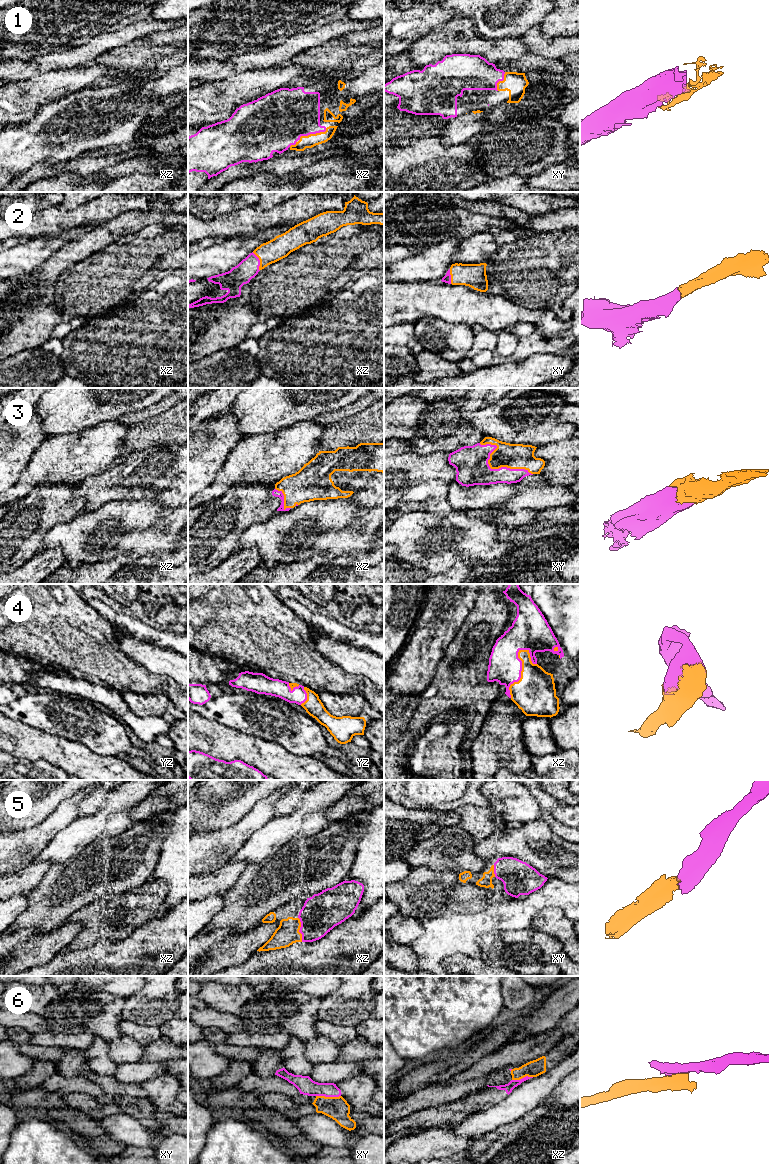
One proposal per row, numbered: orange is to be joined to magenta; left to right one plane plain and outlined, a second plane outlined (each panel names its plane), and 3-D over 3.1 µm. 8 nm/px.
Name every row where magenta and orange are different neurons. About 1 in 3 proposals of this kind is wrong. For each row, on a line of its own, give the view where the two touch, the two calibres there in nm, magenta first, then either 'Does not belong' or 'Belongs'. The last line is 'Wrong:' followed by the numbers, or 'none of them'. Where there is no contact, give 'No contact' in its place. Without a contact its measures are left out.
1: Touches magenta in xz. Thickness 400 nm (magenta) against 100 nm. Belongs
2: Touches magenta in xz. Thickness 170 nm (magenta) against 180 nm. Belongs
3: Touches magenta in xy. Thickness 280 nm (magenta) against 200 nm. Belongs
4: Touches magenta in xz. Thickness 260 nm (magenta) against 340 nm. Belongs
5: Touches magenta in xz. Thickness 300 nm (magenta) against 180 nm. Belongs
6: Touches magenta in xy. Thickness 140 nm (magenta) against 190 nm. Does not belong
Wrong: 6

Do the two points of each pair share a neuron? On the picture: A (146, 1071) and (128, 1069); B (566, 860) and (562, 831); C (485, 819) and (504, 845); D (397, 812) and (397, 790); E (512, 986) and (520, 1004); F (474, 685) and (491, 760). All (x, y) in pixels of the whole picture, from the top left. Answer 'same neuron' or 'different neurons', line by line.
A: same neuron
B: different neurons
C: different neurons
D: different neurons
E: same neuron
F: different neurons

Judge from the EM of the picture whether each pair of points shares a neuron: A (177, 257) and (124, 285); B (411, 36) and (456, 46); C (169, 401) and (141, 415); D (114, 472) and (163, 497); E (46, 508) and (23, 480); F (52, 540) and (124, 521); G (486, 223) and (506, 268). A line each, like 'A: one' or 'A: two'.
A: one
B: two
C: one
D: two
E: two
F: one
G: two

